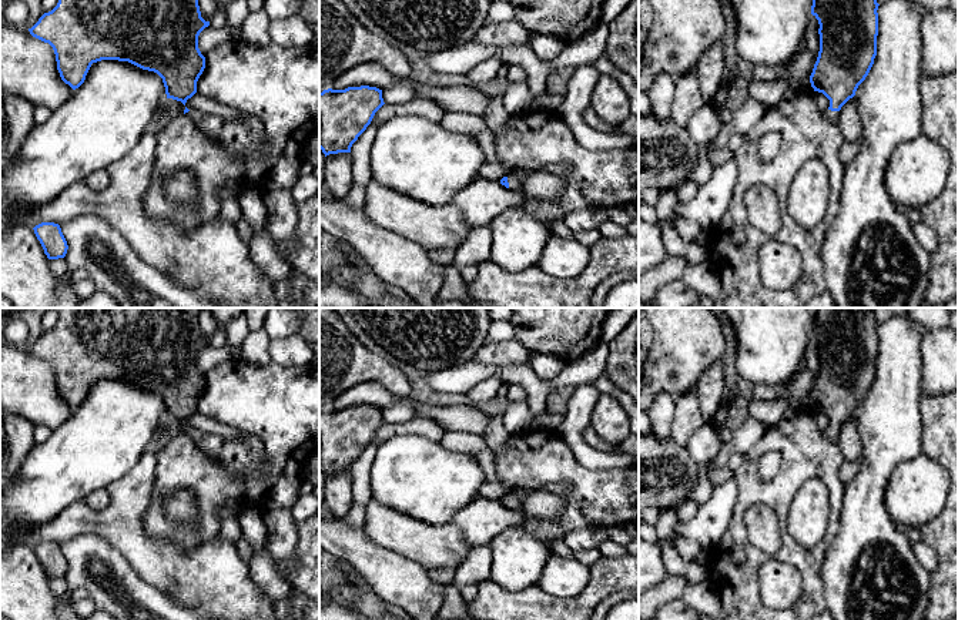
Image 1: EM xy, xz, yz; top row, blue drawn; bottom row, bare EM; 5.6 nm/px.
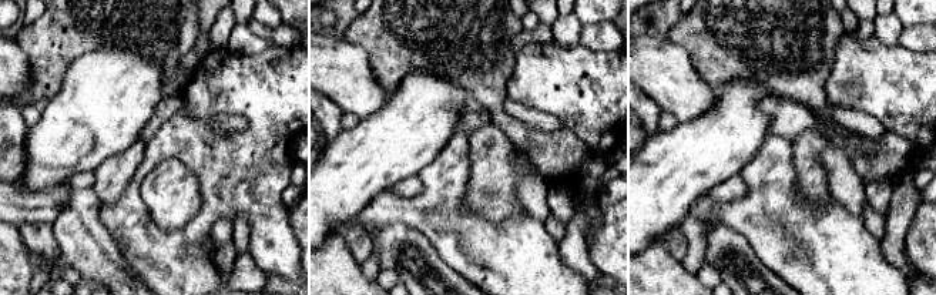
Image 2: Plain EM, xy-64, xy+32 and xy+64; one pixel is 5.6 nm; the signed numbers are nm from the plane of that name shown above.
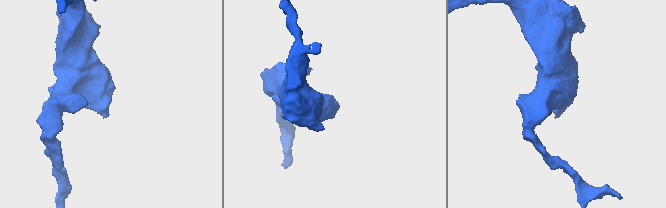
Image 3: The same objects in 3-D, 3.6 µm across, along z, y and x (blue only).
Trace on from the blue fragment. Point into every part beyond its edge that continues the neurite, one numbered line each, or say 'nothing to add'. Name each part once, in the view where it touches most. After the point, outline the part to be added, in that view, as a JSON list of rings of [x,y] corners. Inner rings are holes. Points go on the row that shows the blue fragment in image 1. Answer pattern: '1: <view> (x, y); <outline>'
1: xz (515, 178); [[[546,165],[537,171],[516,171],[512,172],[510,175],[508,175],[508,182],[509,182],[509,188],[510,190],[520,190],[522,188],[522,177],[525,172],[547,172],[547,174],[553,174],[557,177],[563,177],[570,171],[569,165]]]

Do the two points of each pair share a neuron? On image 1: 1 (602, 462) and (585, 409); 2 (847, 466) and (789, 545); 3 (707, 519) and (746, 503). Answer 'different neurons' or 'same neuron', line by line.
1: same neuron
2: different neurons
3: different neurons

